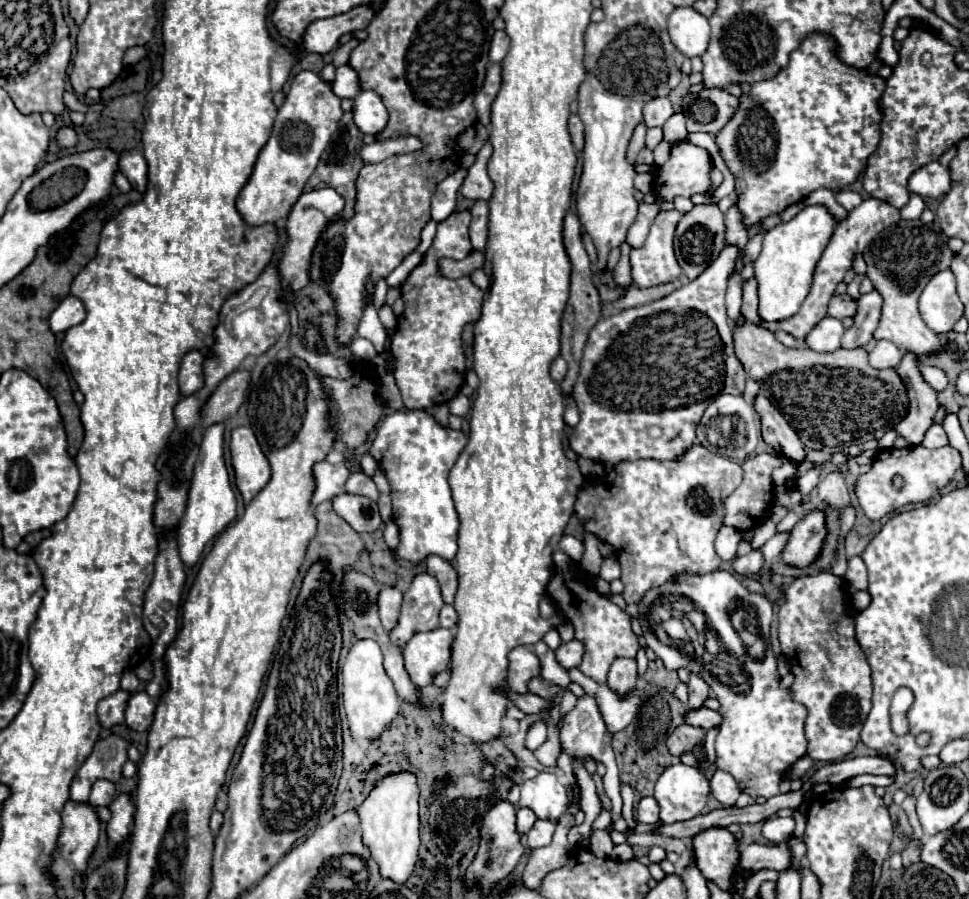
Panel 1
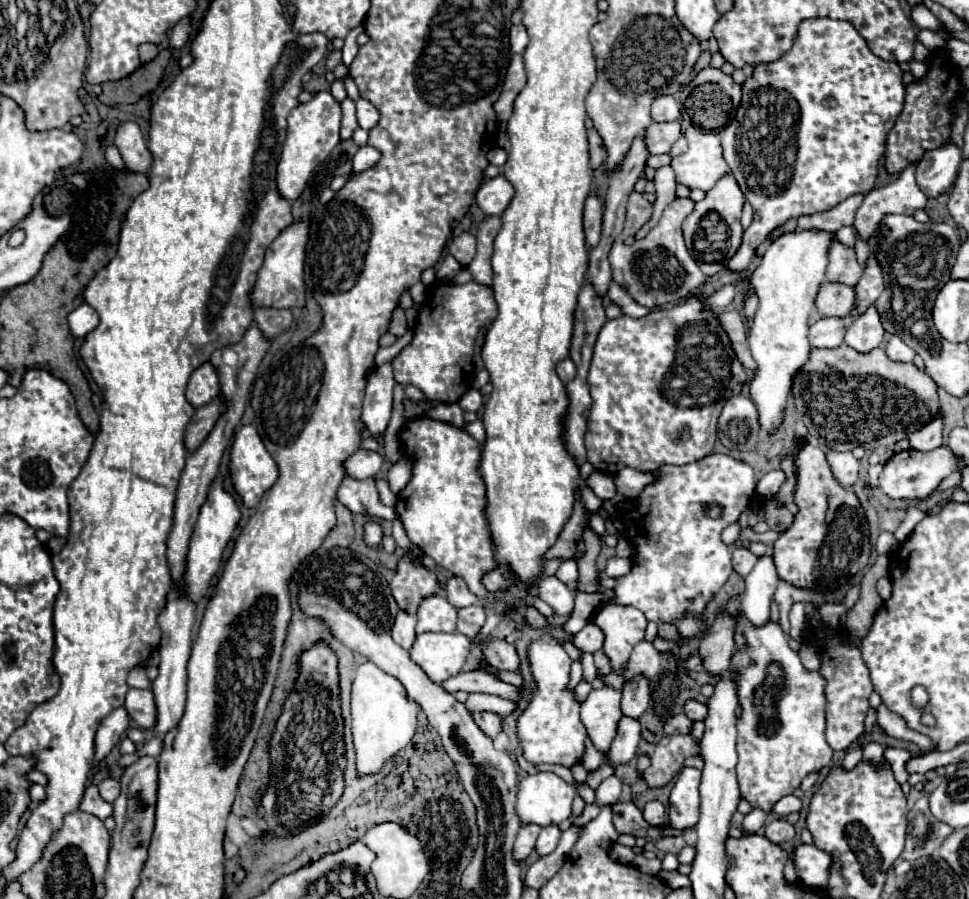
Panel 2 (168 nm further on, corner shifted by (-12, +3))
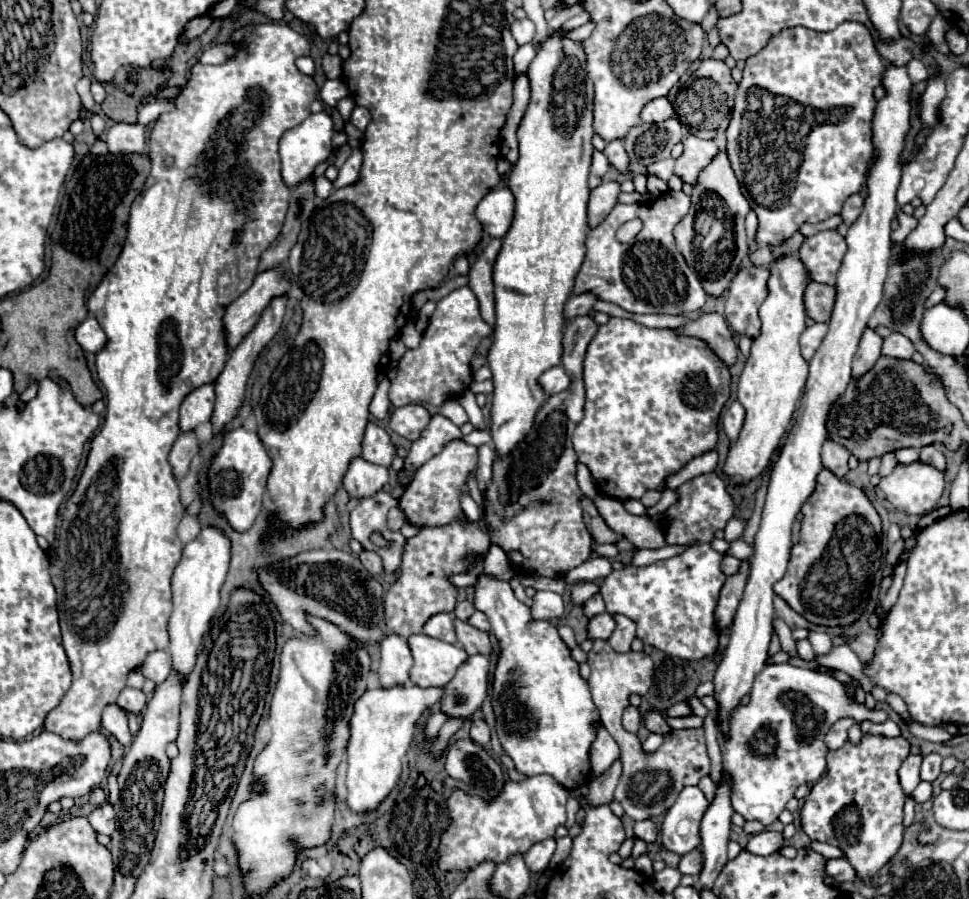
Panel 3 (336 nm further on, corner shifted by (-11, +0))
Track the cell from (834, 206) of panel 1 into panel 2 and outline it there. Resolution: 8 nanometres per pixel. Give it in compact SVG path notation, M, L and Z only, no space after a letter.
M918 164L909 165L900 173L898 181L885 187L874 188L866 195L854 221L854 227L864 241L876 233L878 223L885 215L914 215L916 209L926 209L928 199L916 185L917 166Z

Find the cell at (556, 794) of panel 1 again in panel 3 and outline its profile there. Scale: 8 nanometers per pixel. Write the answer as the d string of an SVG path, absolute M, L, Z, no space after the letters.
M549 774L525 778L521 782L507 780L503 794L495 802L483 802L471 794L455 790L447 800L451 812L451 830L443 832L439 844L439 866L445 870L469 870L491 858L497 864L515 852L527 852L535 842L555 836L555 828L567 820L565 804L569 790Z

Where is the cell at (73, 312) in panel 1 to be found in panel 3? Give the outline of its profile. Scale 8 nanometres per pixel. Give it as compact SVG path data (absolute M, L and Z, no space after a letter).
M87 316L75 330L75 340L79 342L79 346L91 354L95 354L97 350L103 348L105 344L105 332L101 330L99 322L93 316Z

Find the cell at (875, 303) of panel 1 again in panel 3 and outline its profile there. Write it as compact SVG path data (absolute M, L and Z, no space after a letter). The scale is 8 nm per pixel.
M865 328L861 340L859 340L859 348L857 354L853 358L853 376L859 378L863 376L867 370L871 370L871 366L877 362L877 358L881 356L881 336L873 330L873 328Z

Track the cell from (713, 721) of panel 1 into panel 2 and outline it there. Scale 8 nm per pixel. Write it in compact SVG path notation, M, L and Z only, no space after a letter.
M688 701L688 703L684 705L684 713L686 713L686 717L688 717L690 721L702 721L702 719L706 719L708 709L706 709L706 705L702 705L702 703L698 703L698 701Z

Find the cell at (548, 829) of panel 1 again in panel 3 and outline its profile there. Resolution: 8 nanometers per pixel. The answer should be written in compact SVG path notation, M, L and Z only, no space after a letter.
M547 838L543 842L537 842L535 846L531 846L525 852L525 862L529 866L529 870L533 872L543 872L551 860L551 856L555 854L555 838Z

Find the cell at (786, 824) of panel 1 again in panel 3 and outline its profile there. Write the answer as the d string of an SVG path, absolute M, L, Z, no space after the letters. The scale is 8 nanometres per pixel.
M765 830L761 834L755 834L751 836L749 844L745 846L749 852L753 854L759 854L759 856L769 856L777 850L781 850L785 844L785 838L781 832L773 832L773 830Z

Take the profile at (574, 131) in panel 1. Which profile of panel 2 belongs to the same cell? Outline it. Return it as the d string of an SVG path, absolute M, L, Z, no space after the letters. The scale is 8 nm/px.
M596 129L588 131L588 143L590 143L590 165L592 169L598 169L606 161L606 149Z

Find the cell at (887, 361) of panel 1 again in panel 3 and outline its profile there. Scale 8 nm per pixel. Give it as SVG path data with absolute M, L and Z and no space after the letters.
M893 332L889 338L883 340L883 354L885 356L909 360L913 356L913 352L915 352L915 348L911 346L911 342L907 338L903 338L903 334Z

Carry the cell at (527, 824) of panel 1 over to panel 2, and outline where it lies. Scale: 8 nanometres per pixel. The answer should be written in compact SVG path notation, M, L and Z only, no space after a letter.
M538 825L520 827L520 831L516 835L516 843L514 843L514 853L512 853L512 859L516 859L516 863L524 863L526 857L532 853L538 833L540 833Z

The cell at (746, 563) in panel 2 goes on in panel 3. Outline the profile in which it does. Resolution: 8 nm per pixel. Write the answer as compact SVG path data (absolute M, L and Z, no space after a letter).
M725 554L723 564L721 564L723 574L725 574L725 576L733 576L733 574L737 574L737 572L739 572L739 568L741 568L741 560L739 560L739 558L735 558L735 556Z

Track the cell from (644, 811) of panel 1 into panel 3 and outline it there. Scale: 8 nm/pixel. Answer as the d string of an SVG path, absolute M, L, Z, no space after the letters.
M641 820L641 822L635 822L635 836L643 838L645 842L653 842L655 836L657 836L657 826L653 820Z

